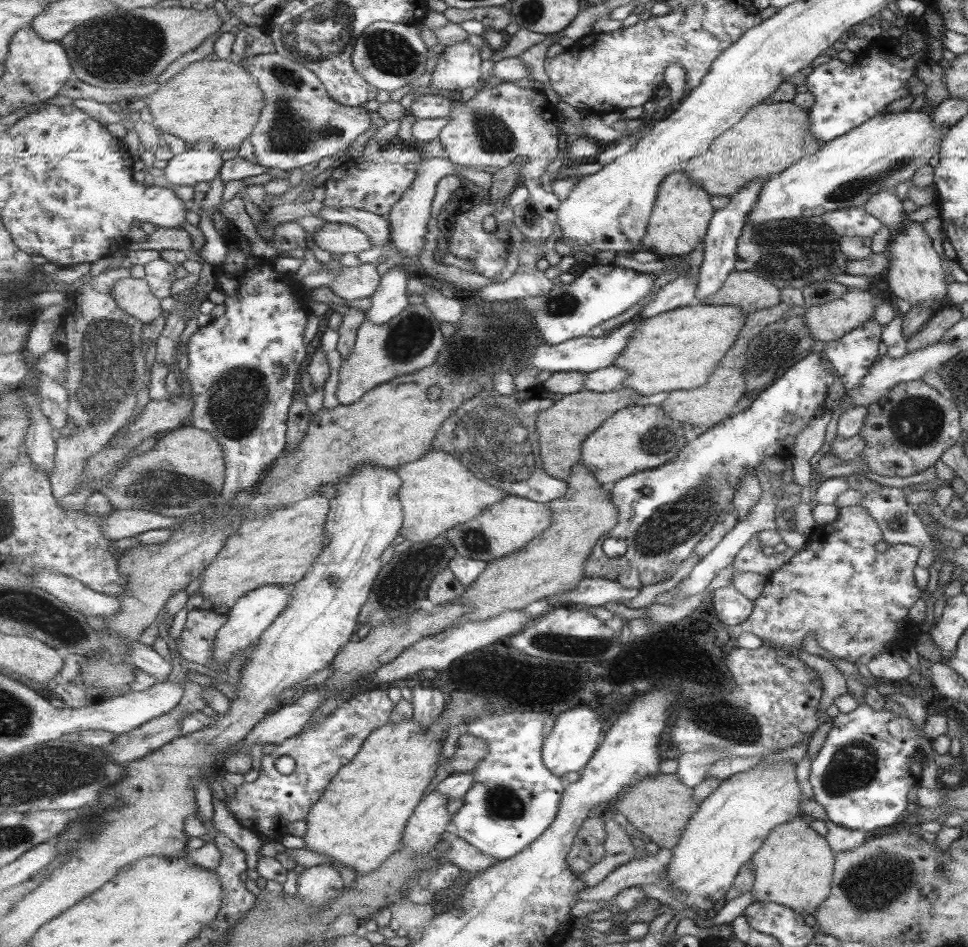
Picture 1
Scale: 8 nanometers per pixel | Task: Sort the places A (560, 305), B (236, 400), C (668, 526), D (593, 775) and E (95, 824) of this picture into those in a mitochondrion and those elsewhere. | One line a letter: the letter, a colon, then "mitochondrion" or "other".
A: mitochondrion
B: mitochondrion
C: mitochondrion
D: other
E: mitochondrion

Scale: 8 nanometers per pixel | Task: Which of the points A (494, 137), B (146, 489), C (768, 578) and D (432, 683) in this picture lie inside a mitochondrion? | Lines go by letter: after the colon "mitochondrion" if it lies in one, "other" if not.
A: mitochondrion
B: mitochondrion
C: other
D: other

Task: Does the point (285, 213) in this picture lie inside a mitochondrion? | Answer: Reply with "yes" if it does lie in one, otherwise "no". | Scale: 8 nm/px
no

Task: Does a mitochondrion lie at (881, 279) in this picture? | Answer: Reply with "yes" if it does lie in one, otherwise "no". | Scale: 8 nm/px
no

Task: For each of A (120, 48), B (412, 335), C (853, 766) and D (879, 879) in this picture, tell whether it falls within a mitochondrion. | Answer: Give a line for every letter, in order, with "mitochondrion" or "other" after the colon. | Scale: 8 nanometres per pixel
A: mitochondrion
B: mitochondrion
C: mitochondrion
D: mitochondrion

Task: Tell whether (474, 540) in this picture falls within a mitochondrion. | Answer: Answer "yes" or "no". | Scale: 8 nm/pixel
yes

